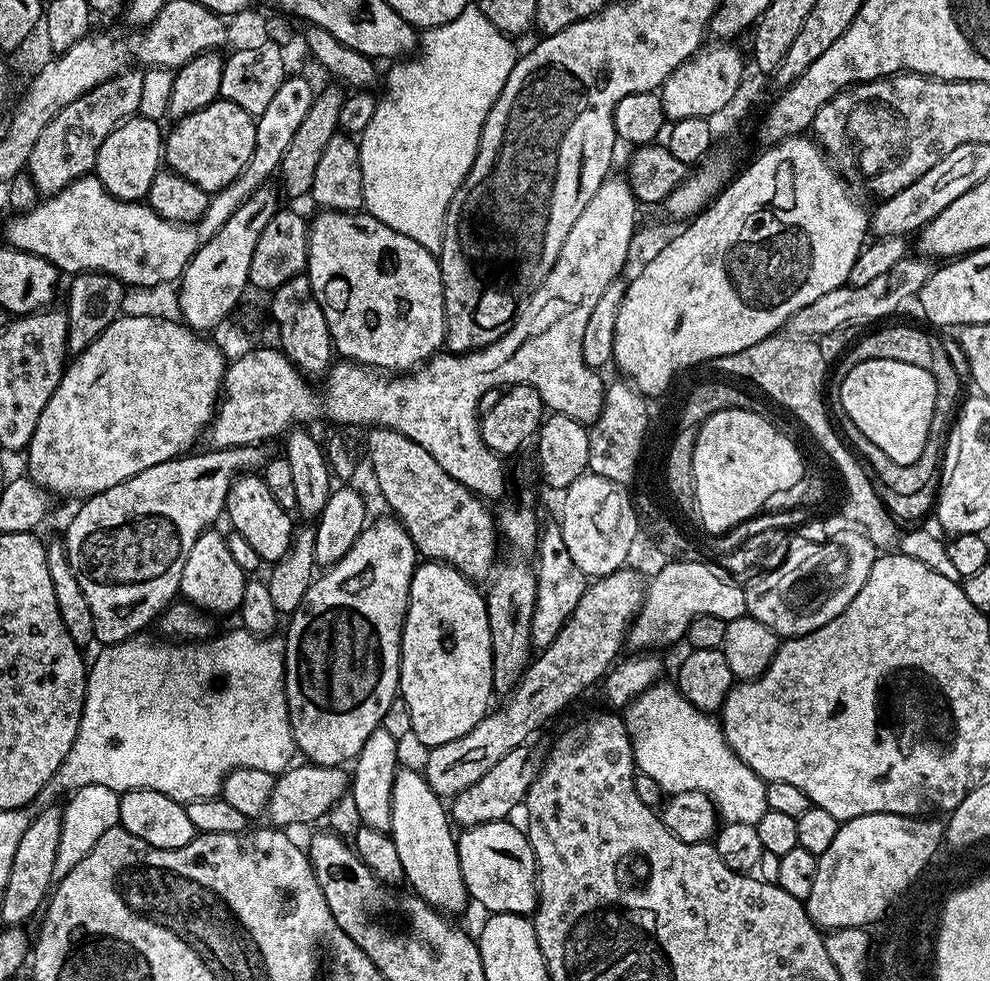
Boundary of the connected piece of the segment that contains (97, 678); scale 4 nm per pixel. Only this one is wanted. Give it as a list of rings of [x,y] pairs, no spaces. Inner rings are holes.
[[[236,626],[233,632],[224,632],[213,635],[211,638],[205,638],[199,642],[164,642],[168,644],[155,644],[152,640],[140,640],[144,638],[133,638],[131,640],[123,640],[117,644],[109,644],[101,647],[100,653],[96,656],[96,661],[91,661],[90,667],[87,669],[88,685],[86,686],[86,694],[84,696],[84,709],[82,710],[82,718],[78,726],[78,734],[74,738],[74,746],[70,746],[70,754],[66,754],[66,758],[62,762],[62,766],[52,777],[50,782],[46,782],[46,786],[42,786],[42,790],[37,794],[34,801],[37,809],[46,808],[57,803],[56,799],[59,796],[64,796],[67,792],[72,792],[75,788],[80,788],[68,800],[68,805],[63,805],[62,808],[62,838],[58,838],[58,854],[54,858],[54,881],[59,882],[62,878],[66,878],[66,874],[70,874],[70,870],[74,870],[74,866],[78,866],[78,862],[82,862],[82,858],[86,858],[86,854],[90,854],[90,850],[94,850],[94,845],[97,844],[98,838],[102,838],[102,834],[106,834],[106,830],[117,827],[120,822],[120,797],[121,794],[129,792],[130,790],[158,790],[158,794],[166,794],[166,798],[174,798],[178,803],[187,806],[190,802],[195,800],[210,800],[221,795],[224,779],[230,775],[235,768],[253,768],[254,770],[266,770],[273,774],[287,772],[290,765],[293,763],[292,756],[297,755],[296,743],[294,742],[294,734],[290,726],[290,718],[288,717],[288,703],[286,702],[286,690],[284,689],[284,642],[279,635],[273,634],[270,636],[258,637],[254,633],[250,633],[247,629]]]

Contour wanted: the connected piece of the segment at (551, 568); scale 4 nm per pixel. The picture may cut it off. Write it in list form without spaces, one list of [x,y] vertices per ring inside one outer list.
[[[559,523],[543,525],[538,555],[534,560],[536,570],[536,605],[532,619],[532,643],[543,650],[562,630],[562,626],[570,618],[574,606],[578,606],[578,598],[582,598],[586,587],[586,577],[578,566],[574,566],[574,558],[570,558],[570,550],[566,550],[566,542],[562,538]]]

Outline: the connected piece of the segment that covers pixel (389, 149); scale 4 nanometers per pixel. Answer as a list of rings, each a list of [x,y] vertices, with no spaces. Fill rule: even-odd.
[[[475,6],[464,8],[458,18],[442,26],[427,29],[419,37],[415,55],[407,62],[396,62],[389,67],[392,69],[388,72],[388,93],[377,103],[374,118],[370,118],[366,130],[358,137],[364,208],[378,222],[386,222],[390,230],[414,238],[427,252],[440,251],[450,202],[474,166],[482,126],[494,102],[498,102],[510,70],[514,70],[518,51],[512,44],[515,43]]]

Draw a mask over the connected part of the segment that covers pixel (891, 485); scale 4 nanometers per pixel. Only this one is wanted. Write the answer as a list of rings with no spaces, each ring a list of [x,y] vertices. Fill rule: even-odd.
[[[939,338],[932,342],[932,367],[930,369],[934,382],[936,383],[936,405],[934,406],[934,418],[930,422],[930,434],[926,438],[926,446],[922,446],[922,454],[918,462],[905,465],[893,465],[854,422],[843,414],[836,414],[831,417],[834,430],[842,442],[850,450],[850,454],[858,460],[869,476],[874,490],[880,495],[881,501],[890,511],[897,521],[918,520],[920,522],[924,515],[933,511],[936,503],[936,494],[938,491],[938,481],[940,479],[940,465],[942,463],[942,453],[945,444],[948,443],[948,432],[952,428],[952,423],[956,420],[956,413],[962,403],[960,396],[960,372],[956,369],[956,364],[952,361],[950,353],[944,349],[944,344]],[[894,471],[894,474],[892,474]]]

